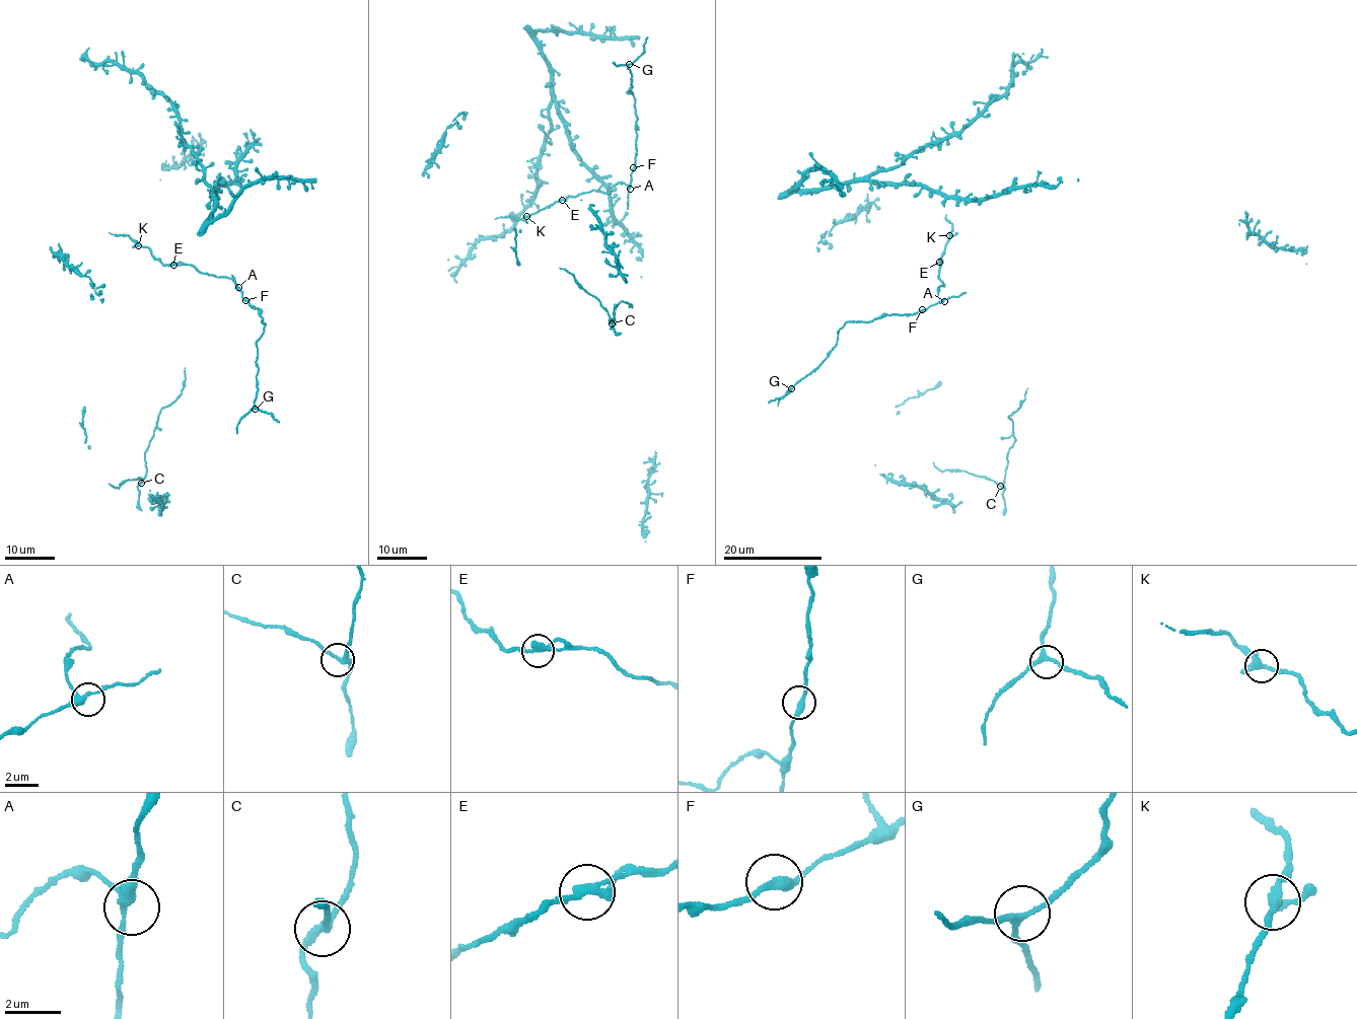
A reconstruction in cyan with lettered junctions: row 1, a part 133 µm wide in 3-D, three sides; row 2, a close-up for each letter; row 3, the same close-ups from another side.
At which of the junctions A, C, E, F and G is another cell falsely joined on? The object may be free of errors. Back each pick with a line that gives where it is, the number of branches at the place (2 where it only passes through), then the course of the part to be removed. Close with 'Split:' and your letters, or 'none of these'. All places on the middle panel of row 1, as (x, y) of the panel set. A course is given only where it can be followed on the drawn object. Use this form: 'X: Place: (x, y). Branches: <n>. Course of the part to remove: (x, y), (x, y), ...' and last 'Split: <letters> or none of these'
Split: none of these

